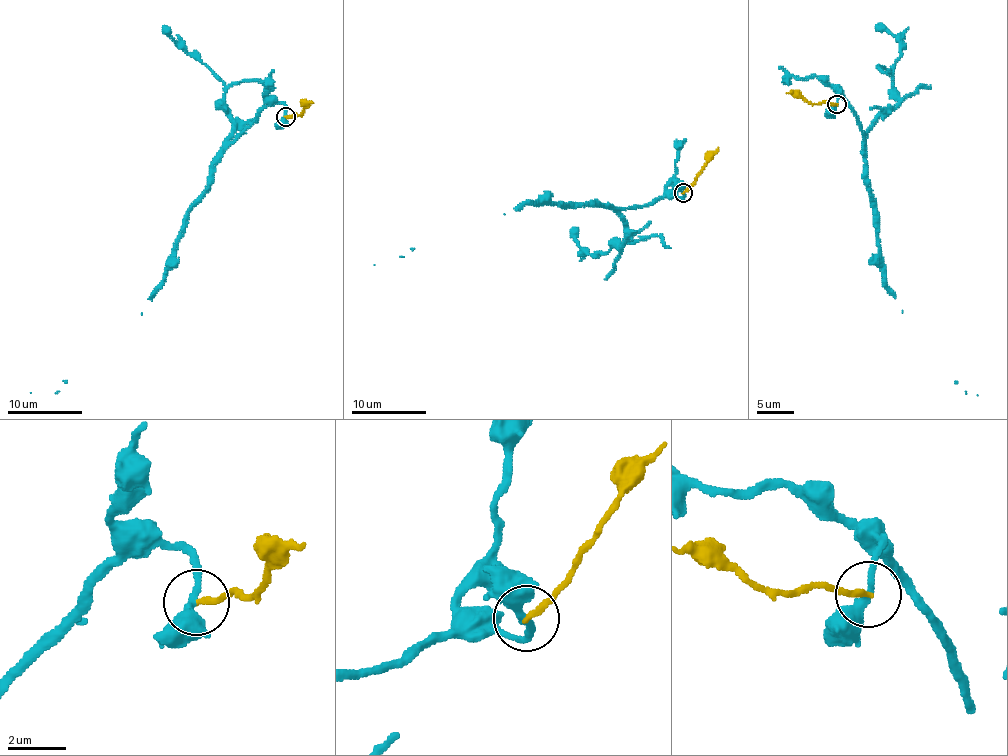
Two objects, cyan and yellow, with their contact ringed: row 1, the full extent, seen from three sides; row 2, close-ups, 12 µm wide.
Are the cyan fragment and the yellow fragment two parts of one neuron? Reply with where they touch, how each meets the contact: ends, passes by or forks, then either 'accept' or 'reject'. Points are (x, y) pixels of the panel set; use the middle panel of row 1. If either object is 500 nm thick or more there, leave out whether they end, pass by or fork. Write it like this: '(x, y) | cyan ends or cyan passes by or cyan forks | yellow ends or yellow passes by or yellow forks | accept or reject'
(683, 192) | cyan passes by | yellow ends | reject

